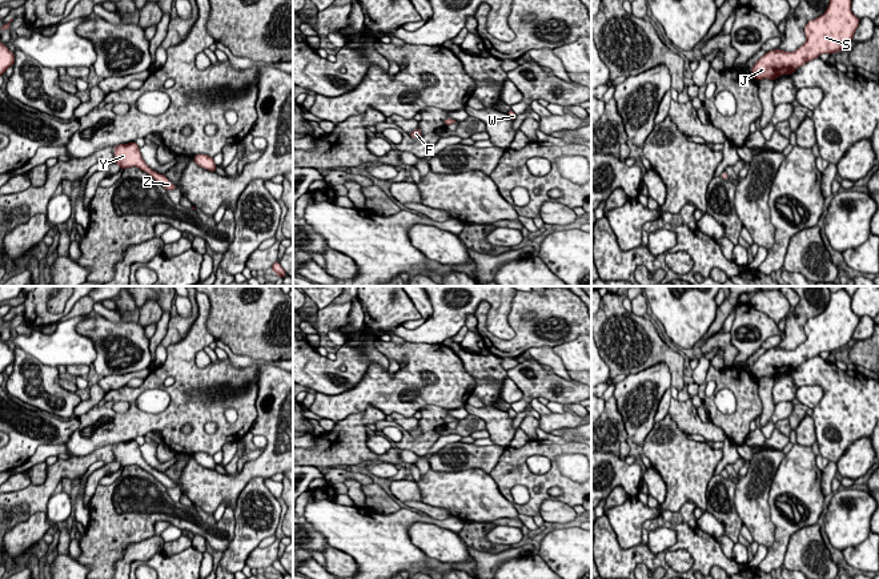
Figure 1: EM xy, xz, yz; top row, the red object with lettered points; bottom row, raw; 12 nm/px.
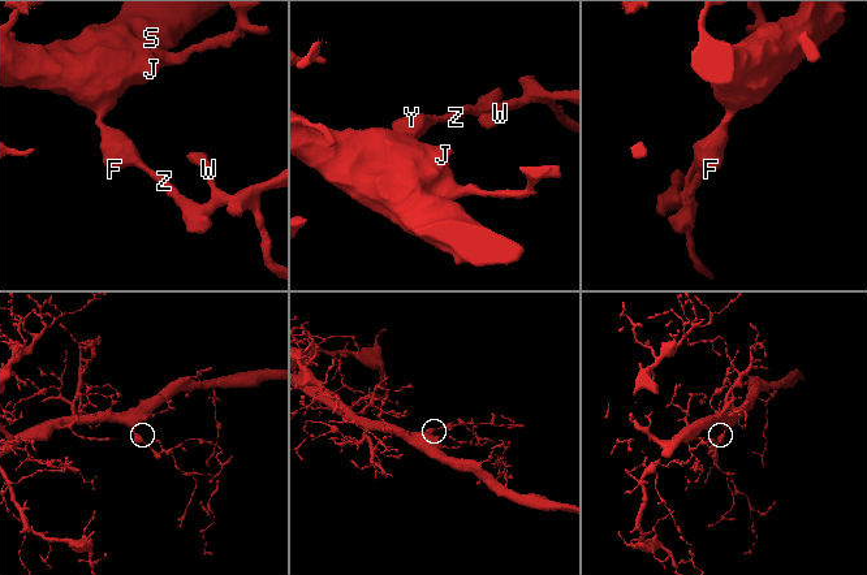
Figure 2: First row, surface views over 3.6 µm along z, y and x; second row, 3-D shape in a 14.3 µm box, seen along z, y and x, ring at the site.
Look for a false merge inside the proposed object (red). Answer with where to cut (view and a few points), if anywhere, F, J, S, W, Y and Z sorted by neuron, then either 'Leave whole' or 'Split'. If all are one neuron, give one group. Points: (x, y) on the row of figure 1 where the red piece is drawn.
No split. Groups: F J S W Y Z. Leave whole

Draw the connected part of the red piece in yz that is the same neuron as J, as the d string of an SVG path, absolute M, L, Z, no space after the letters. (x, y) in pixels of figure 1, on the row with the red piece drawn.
M830 0L823 15L807 21L806 43L794 52L779 48L763 55L752 67L755 80L775 80L792 75L799 67L818 59L822 53L840 52L852 40L860 19L851 11L852 0Z

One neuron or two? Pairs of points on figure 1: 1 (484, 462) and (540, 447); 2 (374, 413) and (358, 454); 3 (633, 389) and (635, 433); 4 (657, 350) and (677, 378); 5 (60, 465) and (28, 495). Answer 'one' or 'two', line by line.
1: two
2: one
3: one
4: one
5: one

